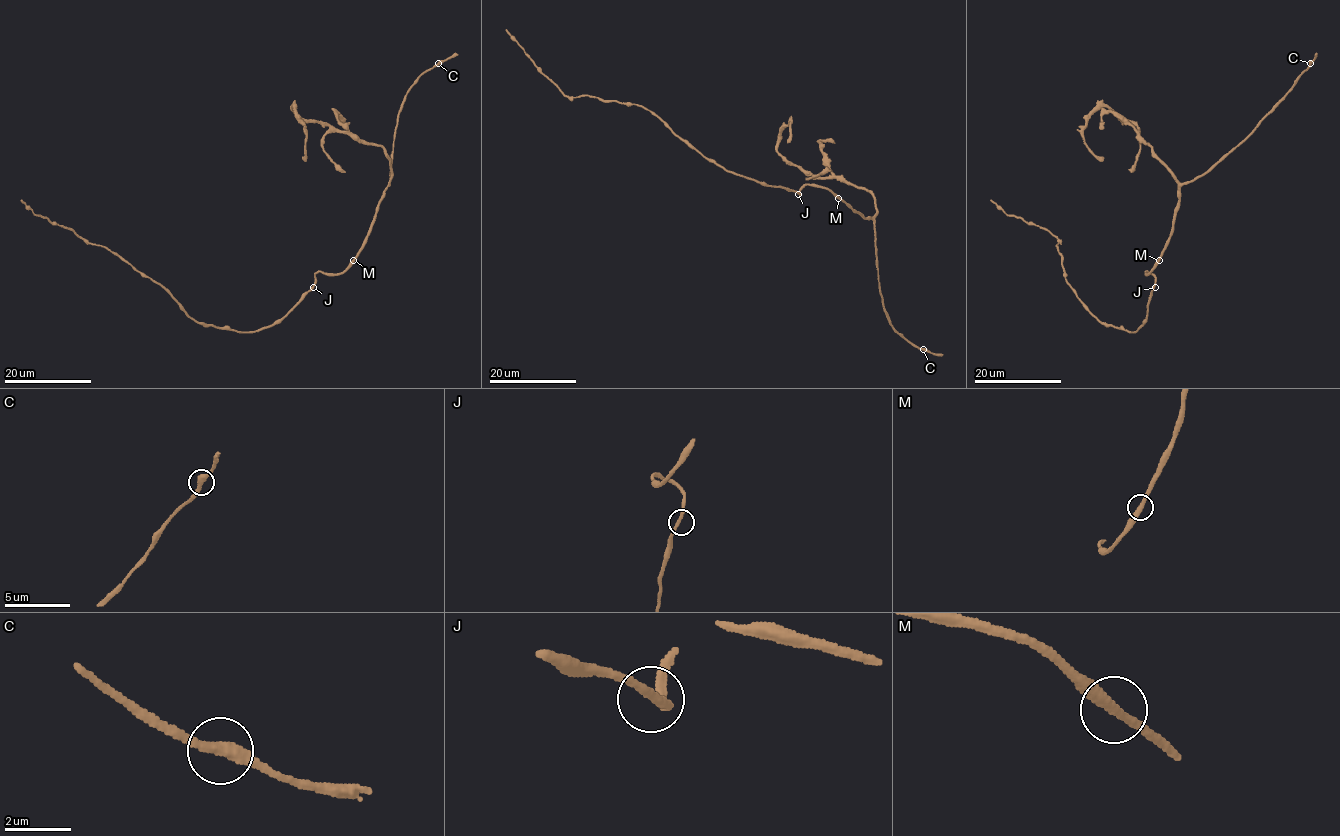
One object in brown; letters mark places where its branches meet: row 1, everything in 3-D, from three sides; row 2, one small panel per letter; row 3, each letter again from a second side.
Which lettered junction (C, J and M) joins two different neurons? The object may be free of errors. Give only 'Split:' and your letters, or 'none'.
Split: none

